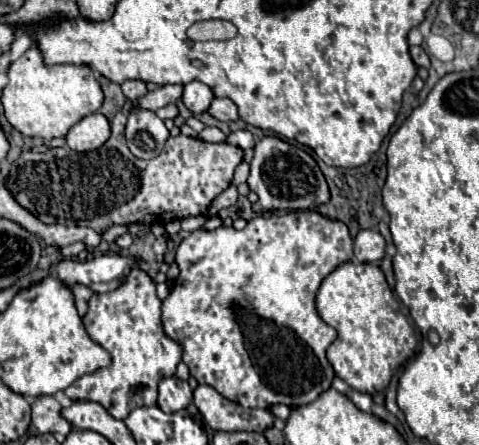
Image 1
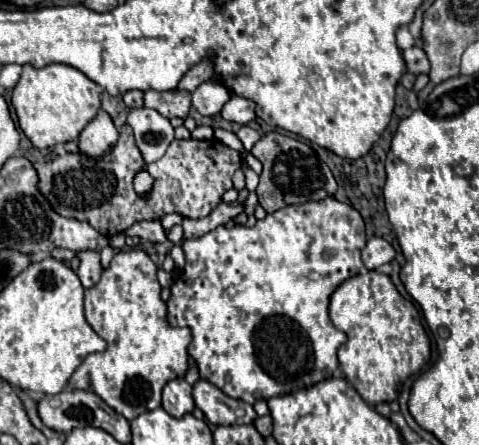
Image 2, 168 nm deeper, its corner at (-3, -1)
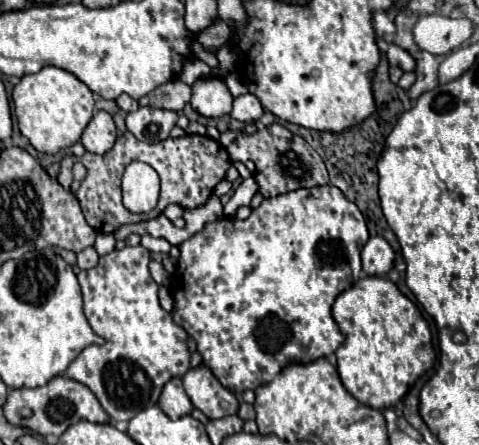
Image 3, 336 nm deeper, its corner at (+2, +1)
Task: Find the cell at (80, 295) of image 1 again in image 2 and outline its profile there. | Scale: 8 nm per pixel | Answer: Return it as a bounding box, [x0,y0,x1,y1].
[77,250,103,290]

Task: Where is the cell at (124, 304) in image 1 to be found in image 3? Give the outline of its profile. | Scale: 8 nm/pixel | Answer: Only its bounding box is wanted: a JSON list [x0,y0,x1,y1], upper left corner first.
[66,246,190,420]

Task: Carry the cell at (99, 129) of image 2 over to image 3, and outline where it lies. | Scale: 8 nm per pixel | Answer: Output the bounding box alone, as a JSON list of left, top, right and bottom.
[80,110,118,154]

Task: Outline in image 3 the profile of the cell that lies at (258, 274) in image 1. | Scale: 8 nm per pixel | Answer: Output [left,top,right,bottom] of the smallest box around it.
[172,184,368,394]

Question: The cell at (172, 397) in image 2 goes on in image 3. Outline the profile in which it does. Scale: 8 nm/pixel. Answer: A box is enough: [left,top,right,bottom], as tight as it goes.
[158,378,194,420]

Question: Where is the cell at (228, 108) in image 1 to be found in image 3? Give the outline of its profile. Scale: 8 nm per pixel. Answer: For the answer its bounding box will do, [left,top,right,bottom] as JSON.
[230,94,264,122]

